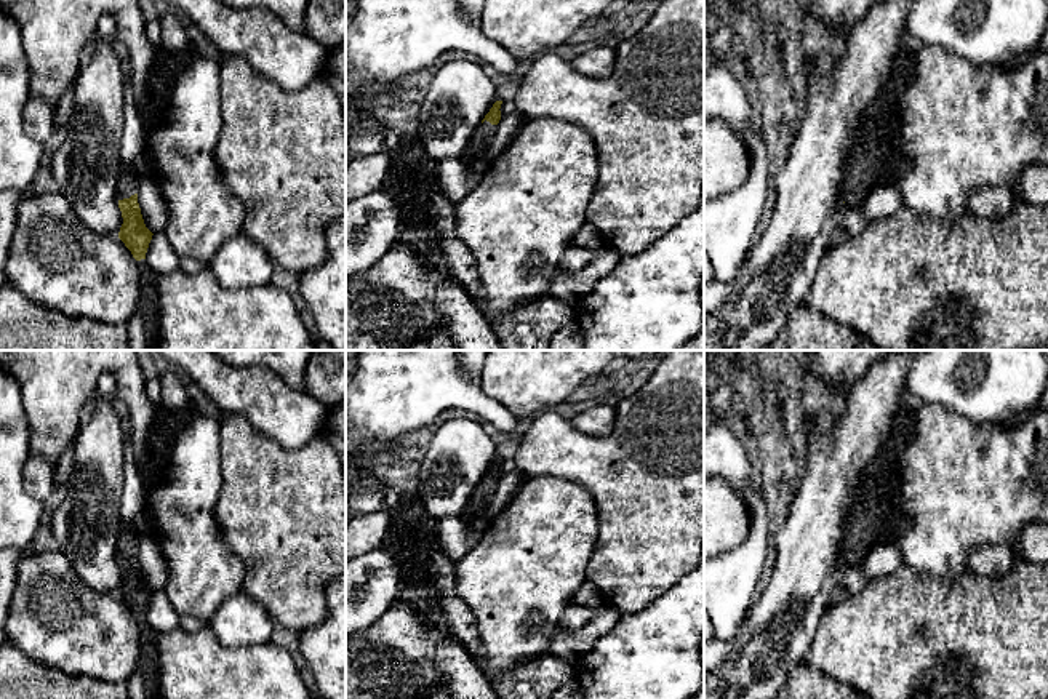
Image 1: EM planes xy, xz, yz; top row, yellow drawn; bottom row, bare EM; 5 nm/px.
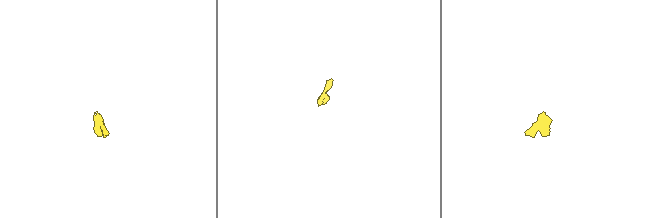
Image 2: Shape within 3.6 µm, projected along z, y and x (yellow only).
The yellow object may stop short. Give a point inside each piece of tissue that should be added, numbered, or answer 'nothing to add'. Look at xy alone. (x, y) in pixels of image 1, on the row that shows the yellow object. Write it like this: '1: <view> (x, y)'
1: xy (128, 179)

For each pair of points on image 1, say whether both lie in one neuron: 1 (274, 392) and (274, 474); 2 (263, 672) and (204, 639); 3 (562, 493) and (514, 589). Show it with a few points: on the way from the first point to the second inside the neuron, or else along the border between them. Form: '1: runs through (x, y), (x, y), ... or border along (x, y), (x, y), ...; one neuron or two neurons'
1: border along (244, 418), (288, 448), (300, 448), (311, 439); two neurons
2: runs through (248, 672), (236, 672), (216, 653); one neuron
3: runs through (557, 517), (527, 565); one neuron

